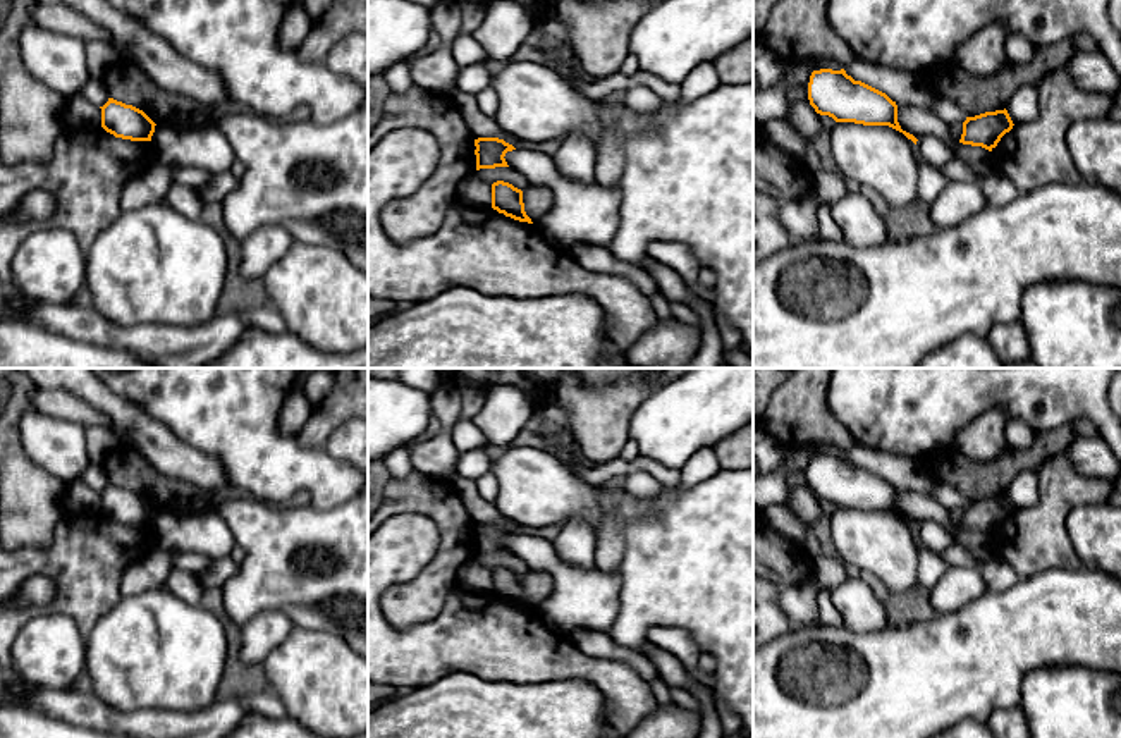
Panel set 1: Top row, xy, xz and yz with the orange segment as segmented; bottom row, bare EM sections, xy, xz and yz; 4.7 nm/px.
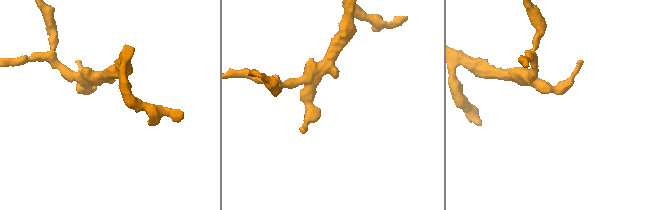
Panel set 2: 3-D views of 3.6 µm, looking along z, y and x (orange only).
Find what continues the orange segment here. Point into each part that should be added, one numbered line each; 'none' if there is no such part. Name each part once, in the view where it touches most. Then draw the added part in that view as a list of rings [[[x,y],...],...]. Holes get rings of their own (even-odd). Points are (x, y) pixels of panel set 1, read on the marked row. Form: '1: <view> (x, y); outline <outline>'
none

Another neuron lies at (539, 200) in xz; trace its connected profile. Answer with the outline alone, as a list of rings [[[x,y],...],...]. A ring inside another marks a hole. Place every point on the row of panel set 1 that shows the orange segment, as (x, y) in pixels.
[[[530,184],[523,189],[524,212],[536,222],[542,218],[554,205],[554,194],[548,186]]]

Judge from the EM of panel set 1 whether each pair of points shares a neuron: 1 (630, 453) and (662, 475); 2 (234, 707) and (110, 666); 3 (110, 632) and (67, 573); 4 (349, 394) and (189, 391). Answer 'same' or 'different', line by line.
1: different
2: different
3: different
4: different

